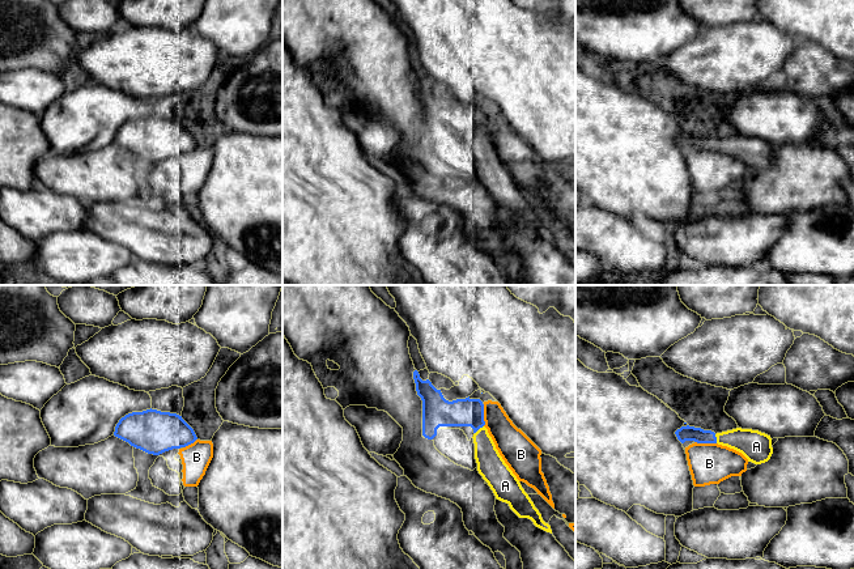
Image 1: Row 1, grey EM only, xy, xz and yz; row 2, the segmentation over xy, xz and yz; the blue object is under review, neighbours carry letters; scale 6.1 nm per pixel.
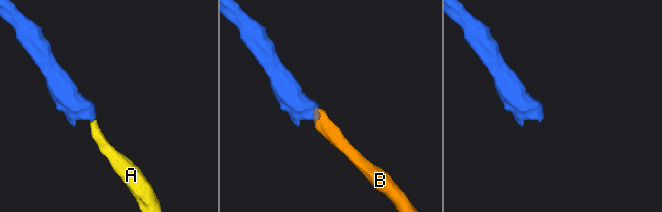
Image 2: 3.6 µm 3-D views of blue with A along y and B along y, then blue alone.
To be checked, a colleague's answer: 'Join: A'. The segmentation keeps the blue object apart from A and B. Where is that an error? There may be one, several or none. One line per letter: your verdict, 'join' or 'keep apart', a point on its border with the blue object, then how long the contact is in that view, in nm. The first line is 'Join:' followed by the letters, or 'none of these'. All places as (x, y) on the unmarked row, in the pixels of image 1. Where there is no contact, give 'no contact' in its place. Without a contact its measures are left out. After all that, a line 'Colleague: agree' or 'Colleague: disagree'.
Join: A
A: join; contact xz (479, 135); length 80 nm
B: keep apart; contact xz (483, 122); length 140 nm
Colleague: agree

